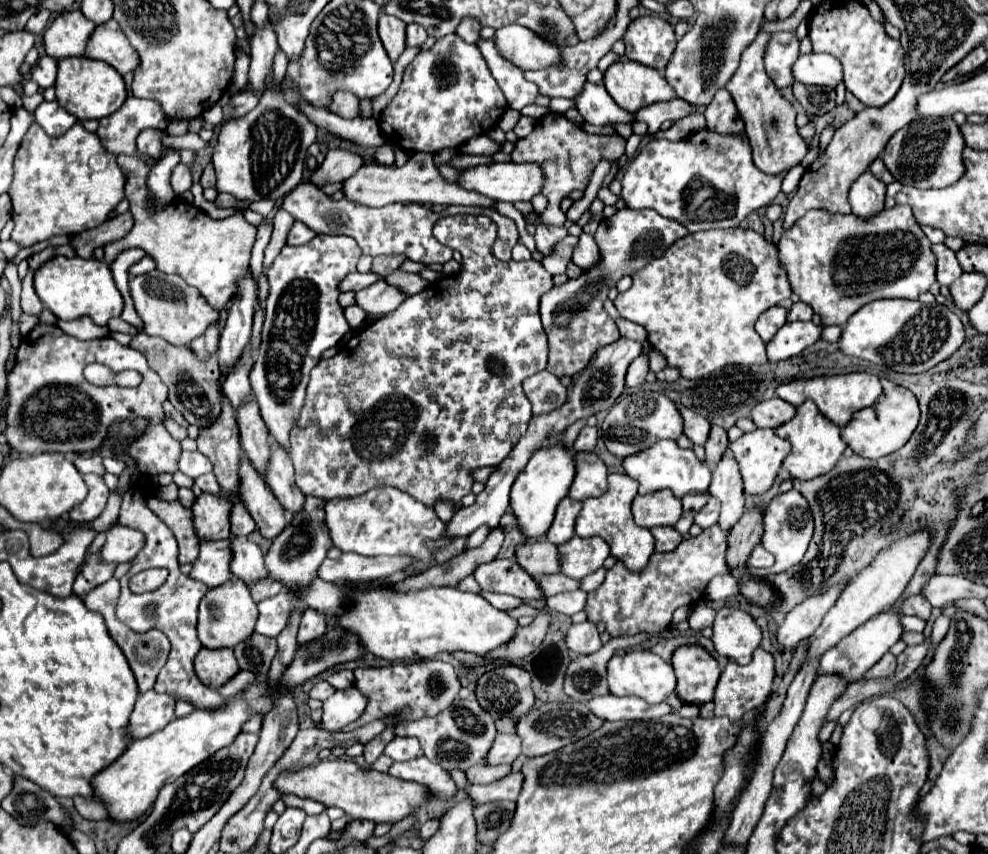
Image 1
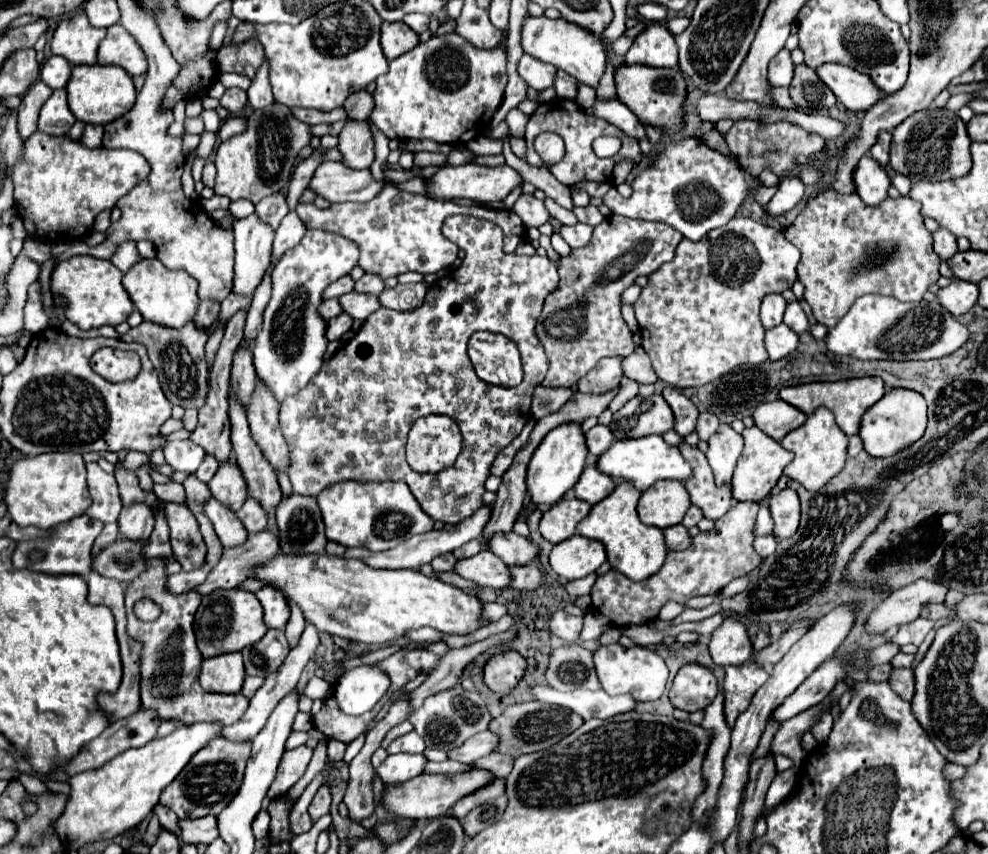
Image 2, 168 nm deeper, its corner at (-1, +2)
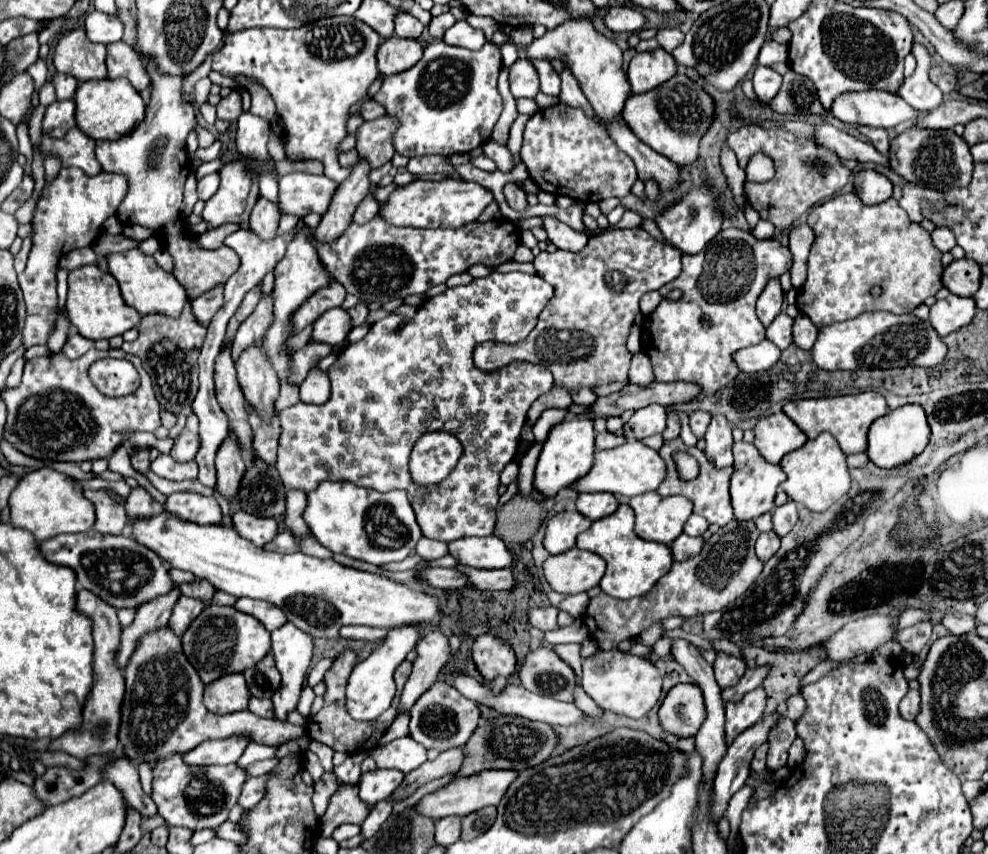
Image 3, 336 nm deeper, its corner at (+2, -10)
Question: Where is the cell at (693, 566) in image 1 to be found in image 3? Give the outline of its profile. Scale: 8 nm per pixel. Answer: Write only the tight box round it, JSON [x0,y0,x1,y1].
[585,519,763,649]

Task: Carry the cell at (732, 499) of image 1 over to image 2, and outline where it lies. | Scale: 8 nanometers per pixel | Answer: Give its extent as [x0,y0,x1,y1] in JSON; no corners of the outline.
[706,423,742,483]

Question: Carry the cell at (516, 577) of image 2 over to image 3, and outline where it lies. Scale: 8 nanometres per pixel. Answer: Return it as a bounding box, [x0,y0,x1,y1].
[459,565,515,591]

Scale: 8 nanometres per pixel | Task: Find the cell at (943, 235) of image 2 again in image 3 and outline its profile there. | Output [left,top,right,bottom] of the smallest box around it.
[931,227,957,253]

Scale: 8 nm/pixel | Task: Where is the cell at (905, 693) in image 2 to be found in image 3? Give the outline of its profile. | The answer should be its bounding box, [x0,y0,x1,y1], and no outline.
[899,689,919,719]

